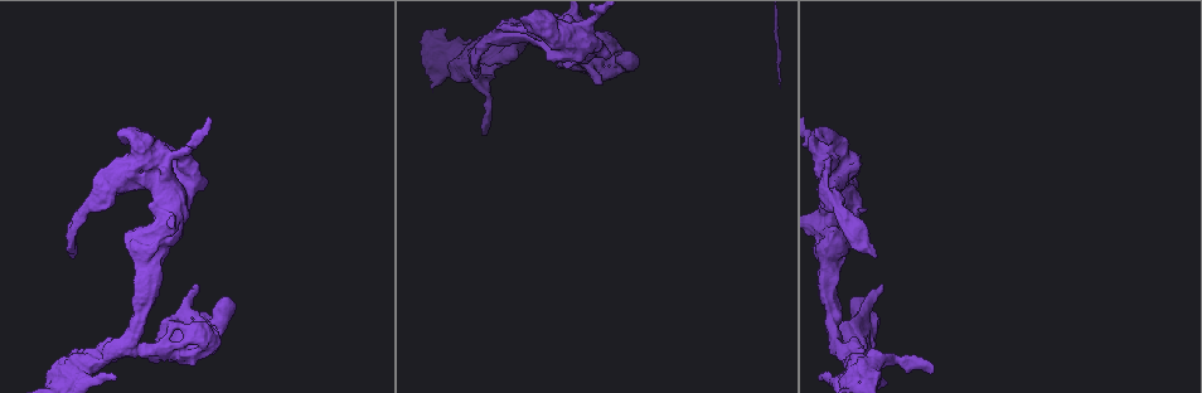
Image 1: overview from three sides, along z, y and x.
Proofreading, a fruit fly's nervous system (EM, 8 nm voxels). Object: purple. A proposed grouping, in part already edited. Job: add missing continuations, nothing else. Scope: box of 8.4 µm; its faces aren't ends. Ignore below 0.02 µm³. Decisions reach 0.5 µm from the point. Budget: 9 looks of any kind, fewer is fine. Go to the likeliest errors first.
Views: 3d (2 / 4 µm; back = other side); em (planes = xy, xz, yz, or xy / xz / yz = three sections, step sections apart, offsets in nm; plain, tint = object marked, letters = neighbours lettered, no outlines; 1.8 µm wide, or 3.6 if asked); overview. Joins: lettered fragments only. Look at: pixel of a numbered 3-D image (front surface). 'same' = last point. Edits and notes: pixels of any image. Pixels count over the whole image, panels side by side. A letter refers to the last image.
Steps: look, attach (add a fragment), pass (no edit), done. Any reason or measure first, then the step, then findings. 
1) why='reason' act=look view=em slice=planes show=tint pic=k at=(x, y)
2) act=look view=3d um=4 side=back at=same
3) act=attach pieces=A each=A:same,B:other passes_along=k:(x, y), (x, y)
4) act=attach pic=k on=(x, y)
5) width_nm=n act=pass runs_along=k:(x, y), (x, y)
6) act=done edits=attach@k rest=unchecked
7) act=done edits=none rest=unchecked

why='an open end' act=look view=em slice=planes show=tint pic=1 at=(873, 254)

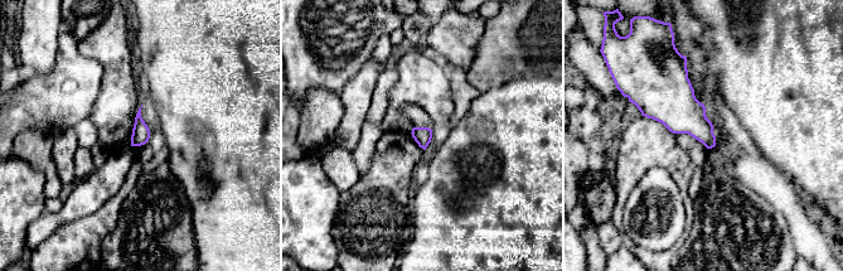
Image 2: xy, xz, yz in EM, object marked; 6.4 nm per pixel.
act=look view=em slice=planes show=letters at=same

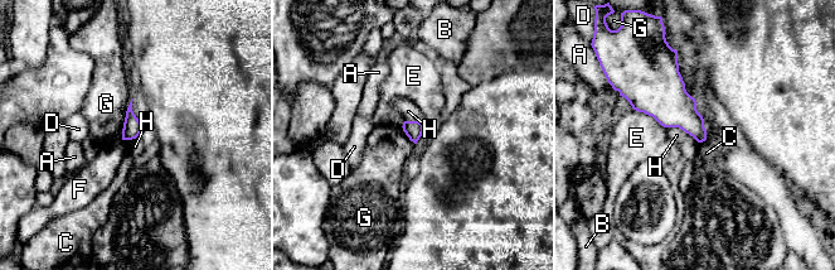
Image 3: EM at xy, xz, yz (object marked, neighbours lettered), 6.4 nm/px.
act=pass each=A:other,B:other,C:other,D:other,E:other,F:other,G:other,H:other border=3:(668, 126), (680, 128), (699, 143) found='no lettered fragment goes on from it'

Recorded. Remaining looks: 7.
why='two arms at a narrow angle' act=look view=em slice=planes show=letters pic=1 at=(90, 372)

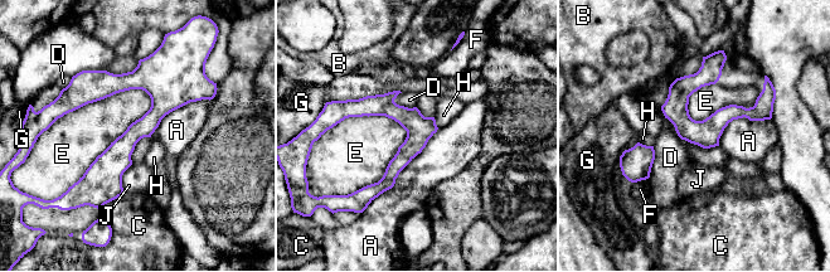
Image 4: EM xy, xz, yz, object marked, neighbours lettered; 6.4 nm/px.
longest_contact=E:800nm act=pass each=A:other,B:other,C:other,D:other,E:other,F:other,G:other,H:other,J:other found='none of them fits'

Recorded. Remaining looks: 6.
why='closes a loop' act=look view=em slice=yz step=16 show=tint pic=1 at=(826, 177)

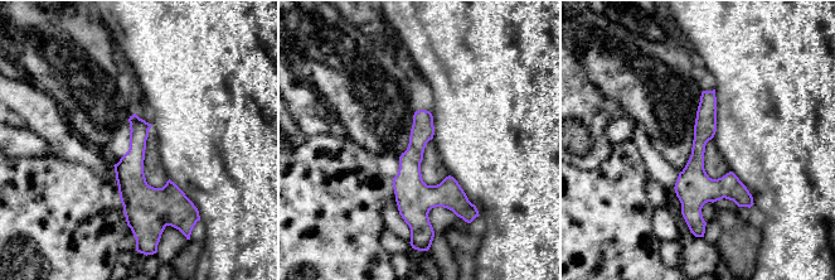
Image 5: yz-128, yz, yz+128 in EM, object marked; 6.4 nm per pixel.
act=look view=em slice=xz step=16 show=letters at=same

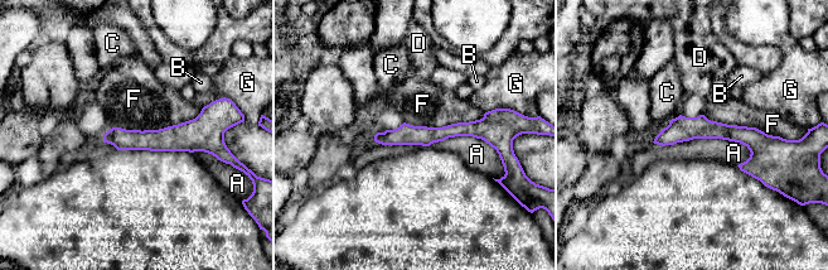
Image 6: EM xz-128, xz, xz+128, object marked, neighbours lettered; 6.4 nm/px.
longest_contact=A:650nm act=pass each=A:other,B:other,C:other,D:other,F:other,G:other found='none of them fits'

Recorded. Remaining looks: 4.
why='sharp bend' act=look view=em slice=yz step=4 show=tint pic=1 at=(177, 352)

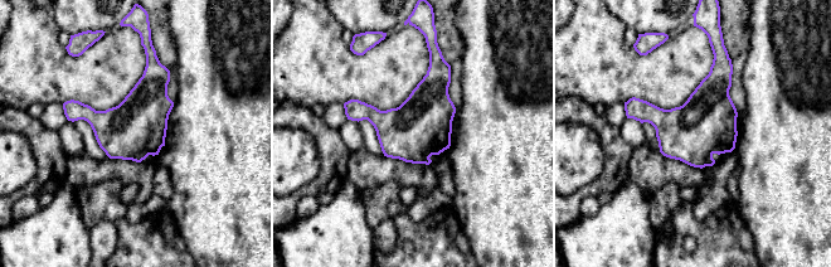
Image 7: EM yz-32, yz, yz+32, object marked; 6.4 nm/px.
why='cut it another way' act=look view=em slice=planes show=tint at=same

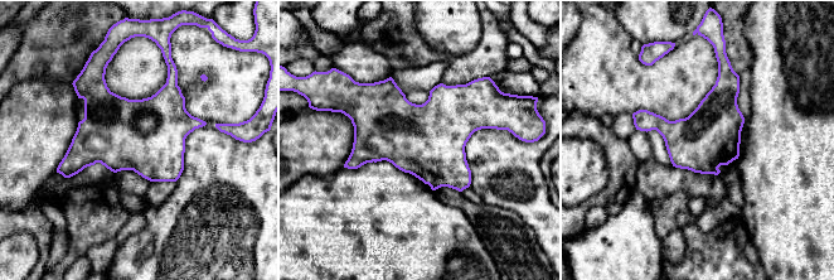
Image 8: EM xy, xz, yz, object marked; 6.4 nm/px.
act=look view=em slice=planes show=letters at=same

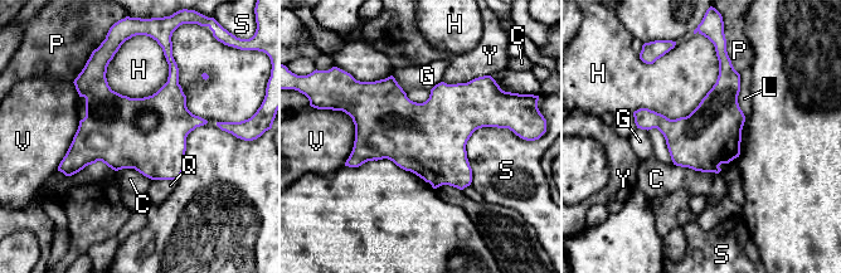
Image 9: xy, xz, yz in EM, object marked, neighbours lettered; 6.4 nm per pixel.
width_nm=400 act=pass each=C:other,G:other,H:other,L:other,P:other,Q:other,S:other,V:other,Y:other border=9:(716, 53), (688, 115), (633, 112) found='none of them fits'

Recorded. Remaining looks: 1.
act=done edits=none rest=unchecked

